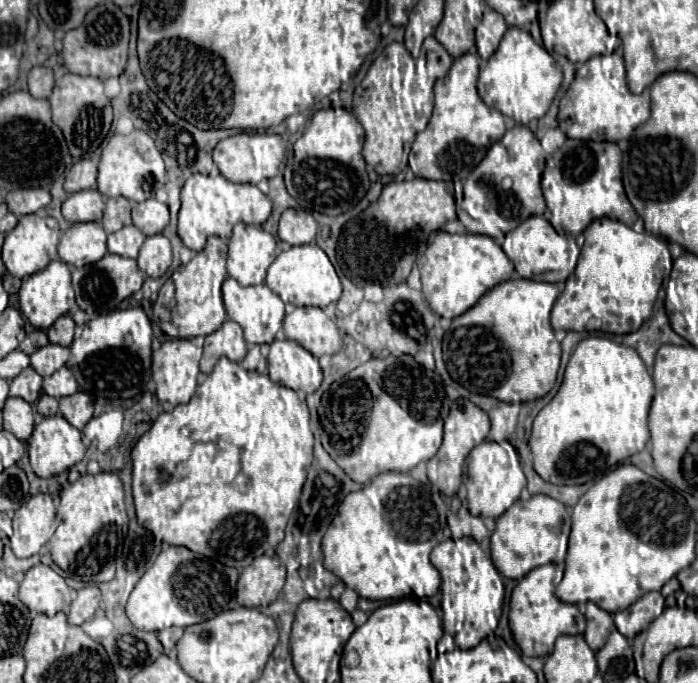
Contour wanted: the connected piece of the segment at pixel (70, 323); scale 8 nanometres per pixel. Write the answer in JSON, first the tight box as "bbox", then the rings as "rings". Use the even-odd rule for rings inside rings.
{"bbox":[47,315,75,347],"rings":[[[63,315],[47,329],[49,343],[57,343],[57,345],[67,347],[73,341],[73,331],[75,331],[75,321],[69,315]]]}

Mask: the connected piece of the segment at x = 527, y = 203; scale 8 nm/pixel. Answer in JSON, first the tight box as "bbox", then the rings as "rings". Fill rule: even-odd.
{"bbox":[461,115,545,239],"rings":[[[503,115],[503,119],[505,119],[505,135],[501,141],[493,143],[493,147],[487,151],[485,159],[467,177],[465,201],[461,205],[461,209],[465,209],[467,215],[471,217],[467,223],[467,231],[485,233],[493,239],[499,239],[505,233],[513,231],[527,217],[543,215],[543,211],[545,211],[545,199],[541,193],[541,173],[543,173],[541,171],[541,161],[543,161],[541,143],[529,131],[528,123],[525,125],[519,123],[519,125],[515,125],[515,129],[507,131],[513,117]],[[505,177],[513,179],[513,187],[509,191],[505,191],[499,185],[501,179],[505,179]]]}

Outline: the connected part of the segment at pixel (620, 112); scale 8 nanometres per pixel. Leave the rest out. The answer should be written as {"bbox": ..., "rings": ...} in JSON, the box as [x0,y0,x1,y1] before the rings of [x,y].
{"bbox":[557,53,649,141],"rings":[[[621,53],[609,57],[593,57],[585,61],[561,97],[557,123],[569,139],[597,139],[597,141],[621,141],[629,139],[633,131],[649,119],[649,99],[645,95],[633,95],[625,81],[625,69]]]}

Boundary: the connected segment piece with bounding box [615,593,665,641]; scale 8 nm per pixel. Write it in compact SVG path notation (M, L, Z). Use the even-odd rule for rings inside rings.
M647 593L637 603L633 603L629 609L617 611L615 625L621 631L621 635L633 641L637 633L647 629L649 623L661 615L663 607L665 607L665 599L661 593Z

